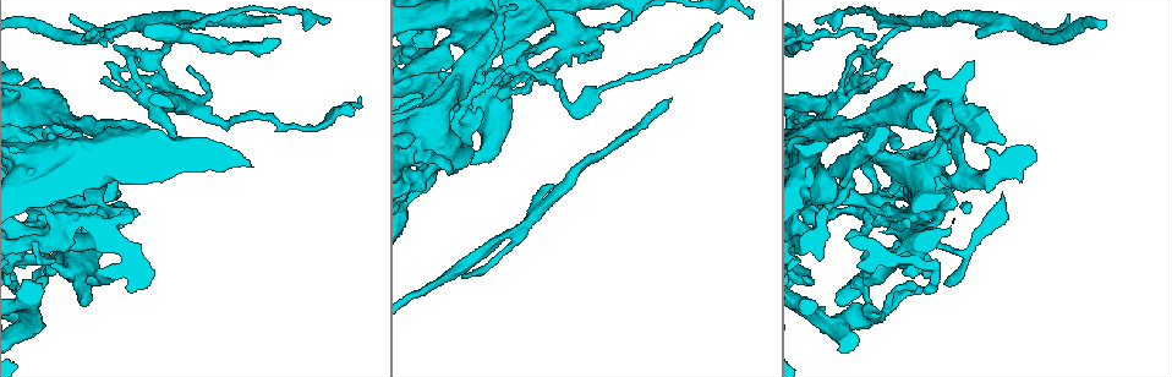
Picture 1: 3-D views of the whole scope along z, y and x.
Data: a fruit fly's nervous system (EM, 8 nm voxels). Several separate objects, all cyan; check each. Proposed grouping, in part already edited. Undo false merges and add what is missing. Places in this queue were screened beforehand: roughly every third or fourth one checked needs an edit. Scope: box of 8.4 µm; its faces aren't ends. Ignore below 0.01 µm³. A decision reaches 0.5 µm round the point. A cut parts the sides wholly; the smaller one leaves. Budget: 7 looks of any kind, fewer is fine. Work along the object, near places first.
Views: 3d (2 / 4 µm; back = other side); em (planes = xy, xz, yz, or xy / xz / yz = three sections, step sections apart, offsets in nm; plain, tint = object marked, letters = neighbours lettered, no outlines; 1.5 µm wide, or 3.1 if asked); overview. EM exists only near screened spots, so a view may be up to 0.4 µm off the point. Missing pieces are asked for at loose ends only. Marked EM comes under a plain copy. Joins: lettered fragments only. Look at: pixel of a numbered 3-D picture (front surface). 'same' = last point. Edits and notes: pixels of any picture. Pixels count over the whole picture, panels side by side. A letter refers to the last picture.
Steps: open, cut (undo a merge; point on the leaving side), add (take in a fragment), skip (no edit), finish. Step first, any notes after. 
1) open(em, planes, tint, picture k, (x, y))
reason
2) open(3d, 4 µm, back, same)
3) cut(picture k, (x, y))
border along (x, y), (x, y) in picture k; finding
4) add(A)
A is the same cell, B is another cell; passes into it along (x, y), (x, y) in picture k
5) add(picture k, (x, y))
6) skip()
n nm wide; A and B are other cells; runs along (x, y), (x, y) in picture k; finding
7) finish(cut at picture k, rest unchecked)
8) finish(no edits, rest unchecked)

open(3d, 2 µm, picture 1, (535, 217))

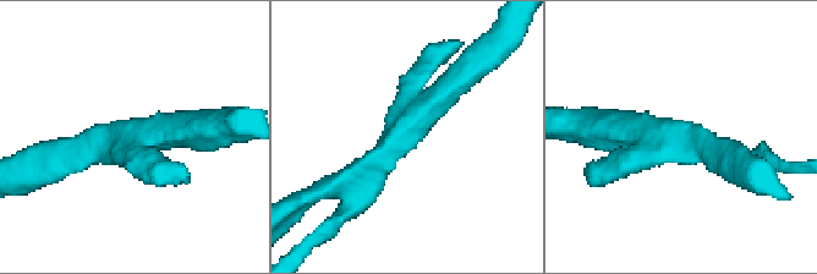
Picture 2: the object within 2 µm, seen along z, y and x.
open(em, planes, letters, picture 2, (404, 133))

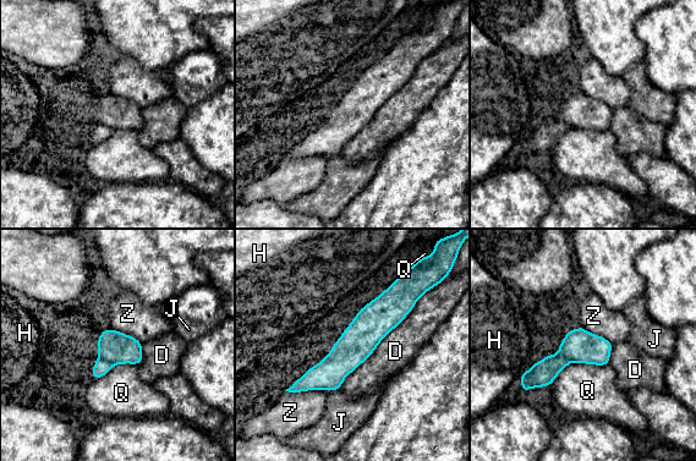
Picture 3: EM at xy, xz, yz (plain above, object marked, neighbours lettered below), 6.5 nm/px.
cut(picture 3, (543, 373))
D touches over 800 nm; D, H, J, Q and Z are other cells; border along (557, 354), (573, 361) in picture 3; a second neuron is stuck on

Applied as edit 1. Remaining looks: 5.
open(3d, 2 µm, picture 1, (670, 98))
end of a long branch

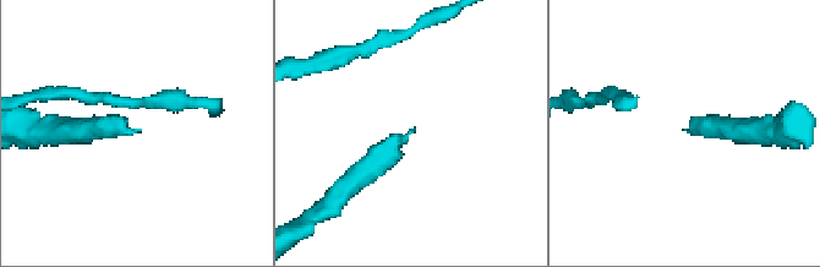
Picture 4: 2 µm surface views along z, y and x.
open(em, xz, step 4, tint, picture 4, (688, 130))

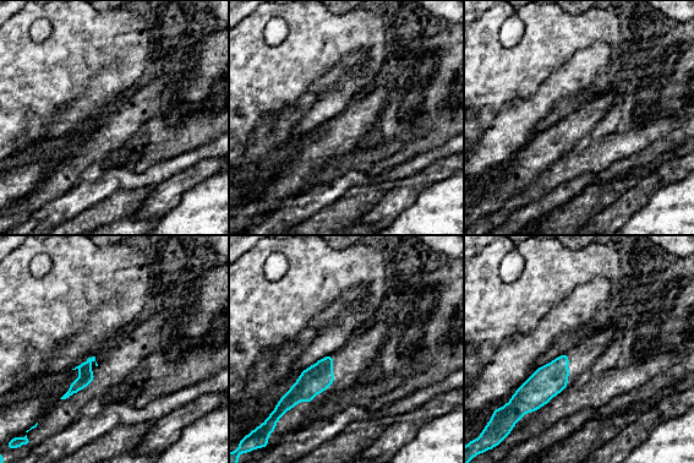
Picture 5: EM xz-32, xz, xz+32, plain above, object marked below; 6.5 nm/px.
open(em, planes, letters, same)
cut it another way

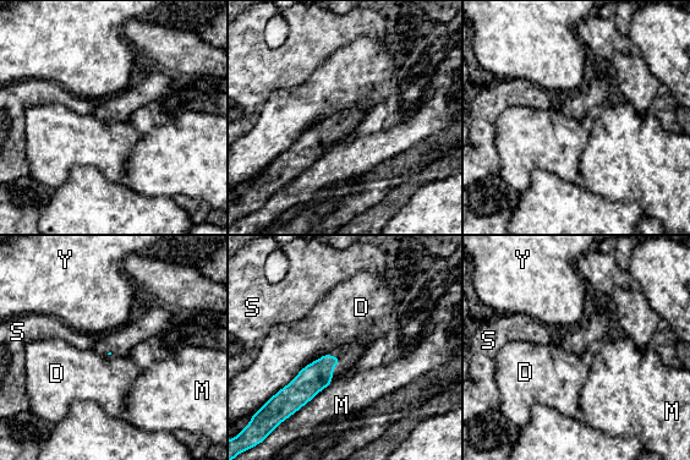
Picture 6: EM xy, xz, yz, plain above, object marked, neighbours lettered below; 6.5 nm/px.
skip()
D touches over 480 nm; D, M, S and Y are other cells; border along (328, 352), (308, 362), (272, 396) in picture 6; none of them fits

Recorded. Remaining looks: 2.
open(3d, 4 µm, back, picture 1, (819, 19))
tapers out

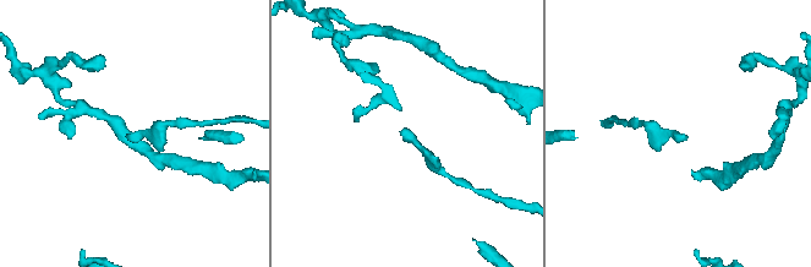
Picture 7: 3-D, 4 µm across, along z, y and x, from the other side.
open(em, planes, letters, picture 7, (402, 134))
need the tissue

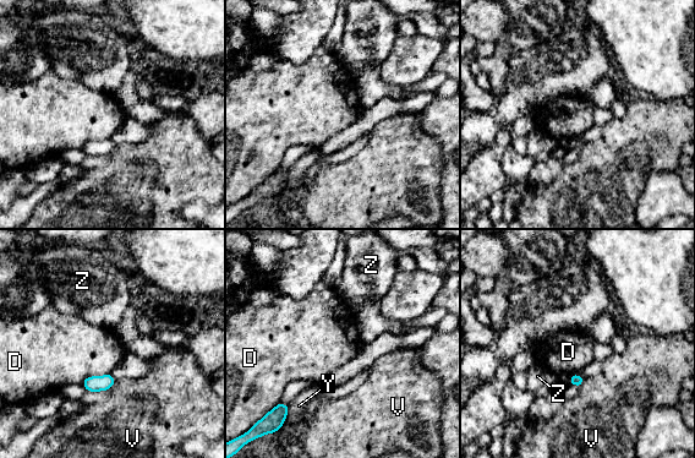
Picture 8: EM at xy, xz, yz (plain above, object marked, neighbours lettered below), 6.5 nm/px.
skip()
70 nm wide; D, V, Y and Z are other cells; border along (110, 372), (87, 376), (81, 383) in picture 8; no lettered fragment goes on from it

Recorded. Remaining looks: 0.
finish(cut at picture 3, rest unchecked)

